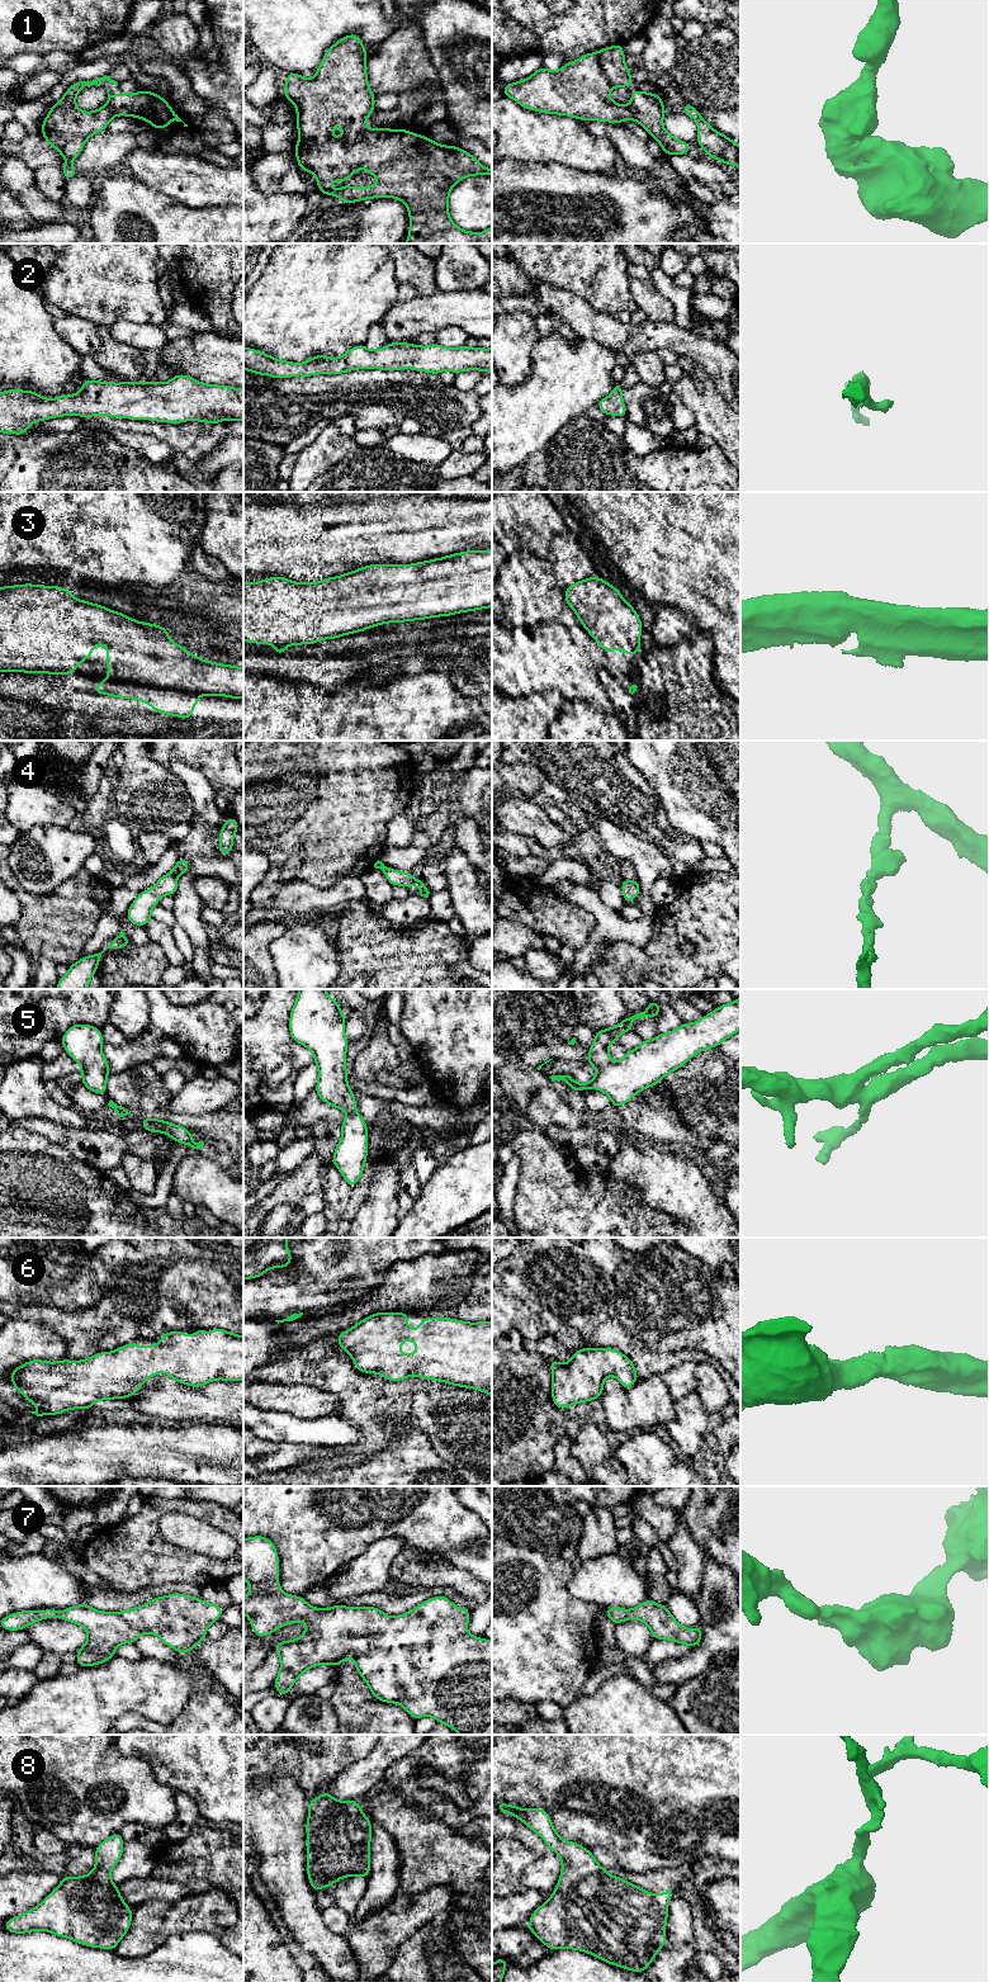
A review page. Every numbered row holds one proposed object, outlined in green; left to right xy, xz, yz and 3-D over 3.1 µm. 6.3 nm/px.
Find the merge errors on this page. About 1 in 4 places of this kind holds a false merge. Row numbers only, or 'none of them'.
none of them

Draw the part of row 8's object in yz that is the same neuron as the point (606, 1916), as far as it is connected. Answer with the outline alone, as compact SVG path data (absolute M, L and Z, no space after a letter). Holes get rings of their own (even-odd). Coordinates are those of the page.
M496 1802L496 1808L521 1820L562 1862L557 1888L550 1898L533 1912L526 1925L529 1930L552 1950L586 1952L609 1964L644 1973L667 1941L671 1888L658 1895L649 1893L629 1881L610 1875L588 1849L563 1840L553 1827L549 1813L541 1808L525 1810L502 1802Z

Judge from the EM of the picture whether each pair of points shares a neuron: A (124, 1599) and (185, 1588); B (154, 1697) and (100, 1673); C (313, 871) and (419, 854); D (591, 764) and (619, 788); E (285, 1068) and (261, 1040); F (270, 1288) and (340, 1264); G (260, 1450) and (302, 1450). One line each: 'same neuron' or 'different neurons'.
A: same neuron
B: same neuron
C: different neurons
D: same neuron
E: different neurons
F: same neuron
G: same neuron

